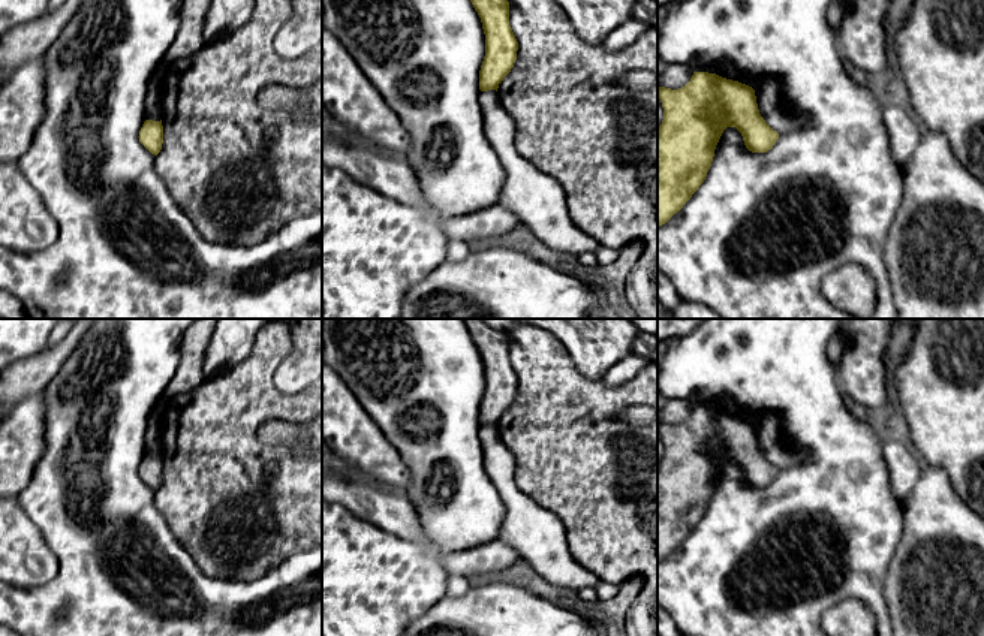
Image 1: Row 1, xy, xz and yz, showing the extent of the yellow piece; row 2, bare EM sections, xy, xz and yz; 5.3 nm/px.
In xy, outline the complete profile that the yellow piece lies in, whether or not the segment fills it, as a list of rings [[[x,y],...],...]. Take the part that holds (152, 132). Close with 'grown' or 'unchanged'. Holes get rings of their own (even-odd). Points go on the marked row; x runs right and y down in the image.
[[[145,120],[139,130],[139,142],[154,156],[162,150],[163,126],[160,121]]]; unchanged

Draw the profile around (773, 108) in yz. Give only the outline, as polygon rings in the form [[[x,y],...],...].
[[[776,76],[765,78],[755,96],[761,117],[779,135],[809,126],[809,114],[788,106]]]

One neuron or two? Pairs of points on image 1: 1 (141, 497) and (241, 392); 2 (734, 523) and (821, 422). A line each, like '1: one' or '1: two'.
1: two
2: one

